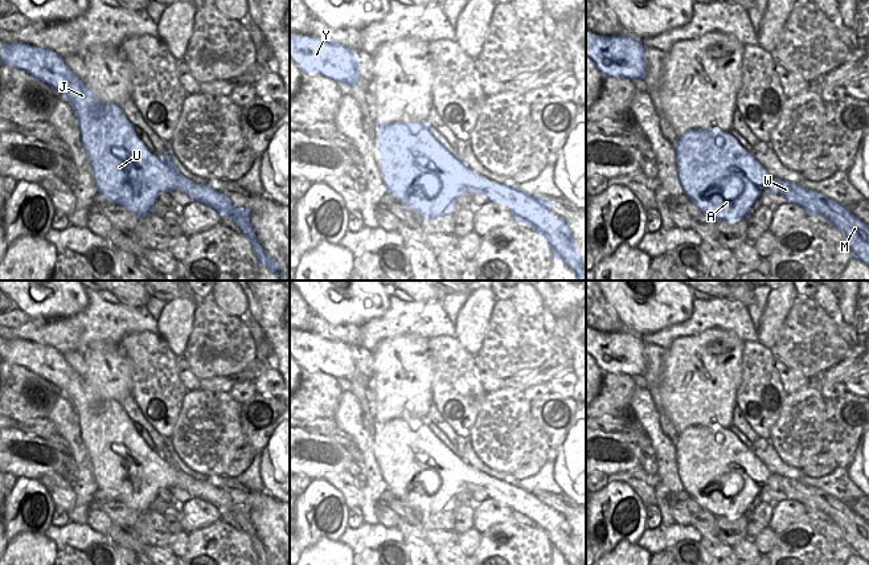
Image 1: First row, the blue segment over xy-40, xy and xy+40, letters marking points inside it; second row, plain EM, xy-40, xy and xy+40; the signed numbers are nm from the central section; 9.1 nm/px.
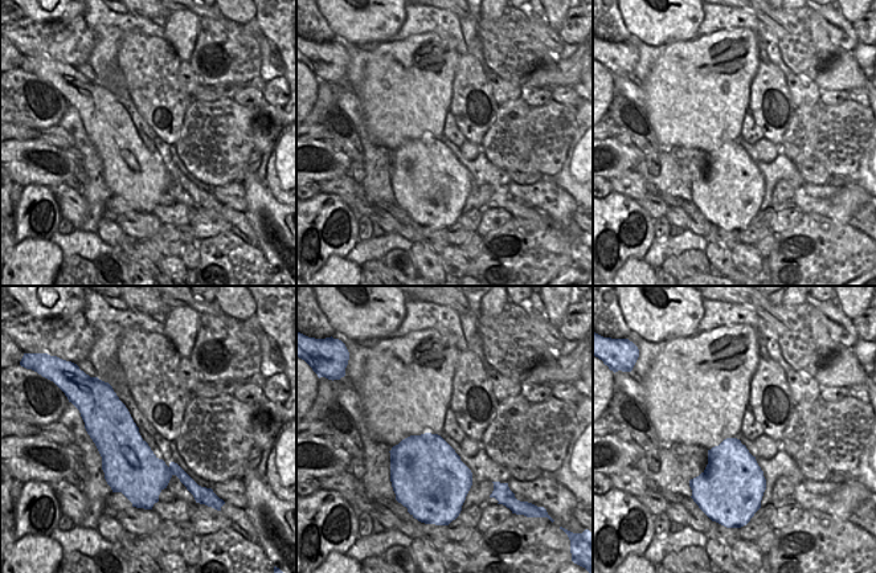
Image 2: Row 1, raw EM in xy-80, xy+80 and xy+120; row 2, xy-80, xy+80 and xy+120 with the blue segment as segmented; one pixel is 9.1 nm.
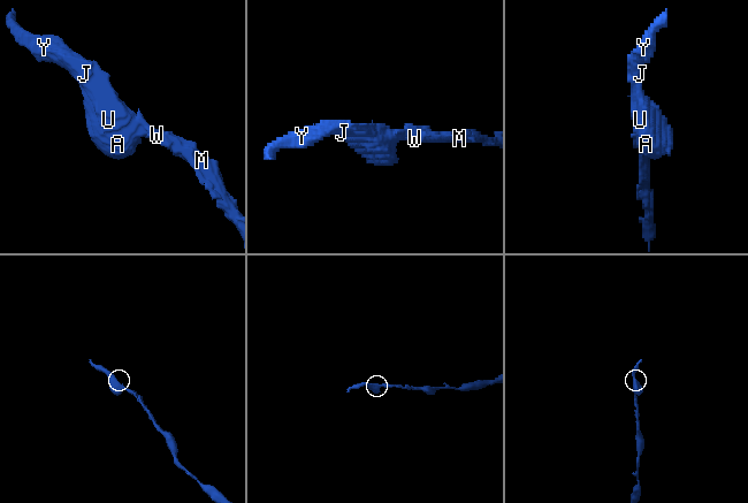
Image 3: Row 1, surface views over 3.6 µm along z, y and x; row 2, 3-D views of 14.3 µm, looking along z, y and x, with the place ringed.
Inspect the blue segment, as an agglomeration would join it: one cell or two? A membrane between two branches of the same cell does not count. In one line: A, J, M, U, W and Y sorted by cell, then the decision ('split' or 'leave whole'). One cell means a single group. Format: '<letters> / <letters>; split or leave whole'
A J M U W Y; leave whole

